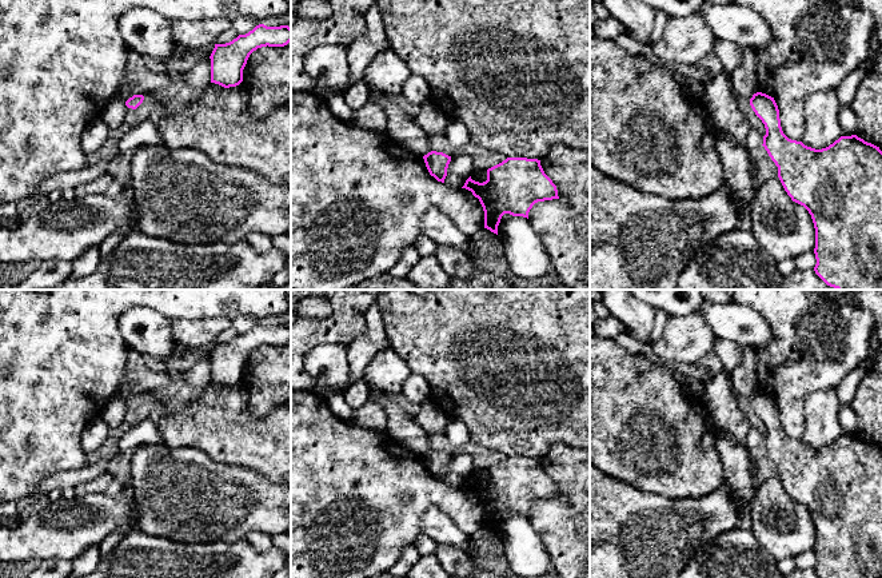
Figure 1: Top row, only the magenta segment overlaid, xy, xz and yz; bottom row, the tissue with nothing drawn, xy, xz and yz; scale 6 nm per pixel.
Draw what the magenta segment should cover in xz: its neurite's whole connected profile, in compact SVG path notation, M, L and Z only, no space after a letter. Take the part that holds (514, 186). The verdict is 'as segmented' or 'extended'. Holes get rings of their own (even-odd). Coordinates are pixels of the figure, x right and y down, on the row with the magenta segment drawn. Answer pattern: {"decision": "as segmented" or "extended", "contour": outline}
{"decision": "as segmented", "contour": "M507 158L487 170L486 182L479 183L470 176L462 188L479 199L484 228L496 235L504 214L528 219L535 203L559 199L556 186L544 174L540 160L527 158Z"}

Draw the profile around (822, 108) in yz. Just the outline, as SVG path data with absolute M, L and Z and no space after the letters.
M838 89L810 95L805 105L805 131L802 143L822 150L841 137Z

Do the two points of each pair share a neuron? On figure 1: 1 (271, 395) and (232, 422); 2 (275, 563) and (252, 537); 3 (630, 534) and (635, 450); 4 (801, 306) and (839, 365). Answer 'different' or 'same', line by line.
1: different
2: different
3: different
4: same

